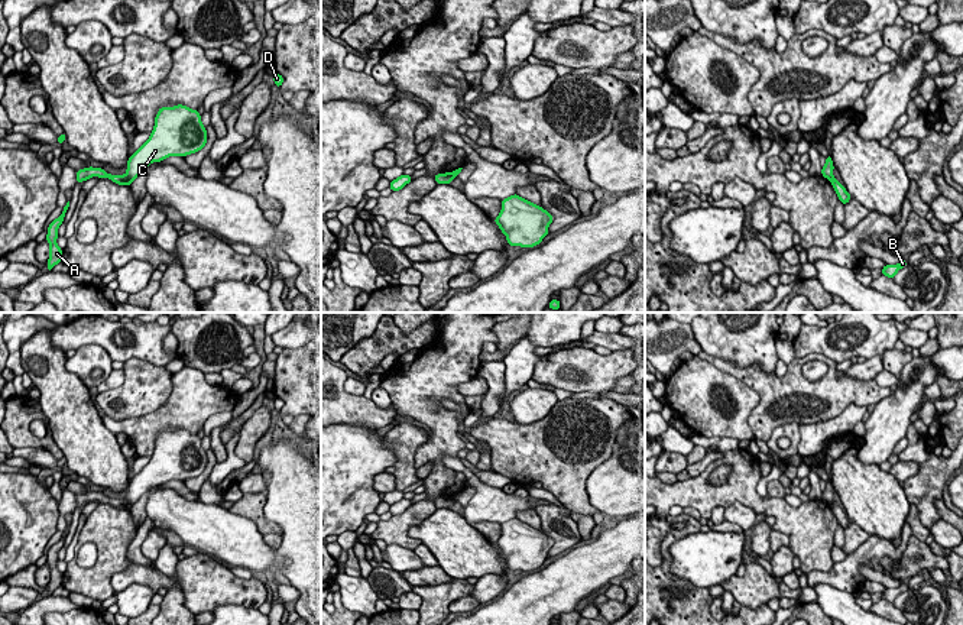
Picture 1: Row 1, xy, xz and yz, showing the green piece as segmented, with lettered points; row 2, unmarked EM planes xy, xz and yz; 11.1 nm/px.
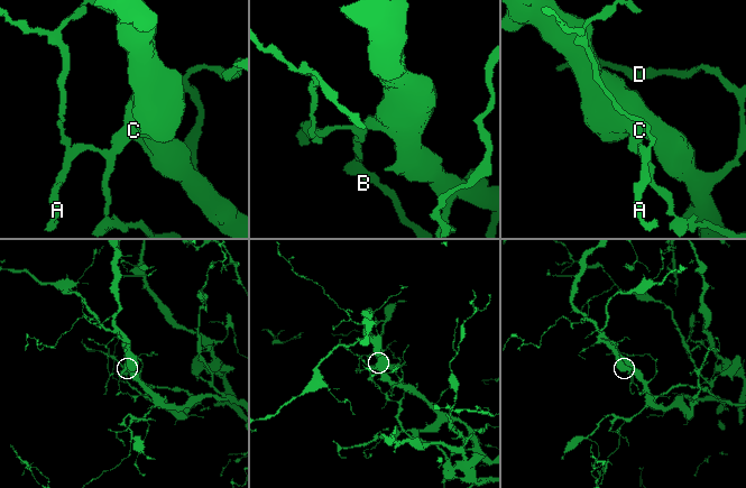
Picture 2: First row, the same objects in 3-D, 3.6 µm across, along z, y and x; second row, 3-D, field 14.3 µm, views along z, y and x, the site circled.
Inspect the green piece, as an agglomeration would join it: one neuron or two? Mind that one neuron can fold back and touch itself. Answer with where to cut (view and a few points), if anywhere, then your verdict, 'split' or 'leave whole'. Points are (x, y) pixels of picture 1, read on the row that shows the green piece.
cut in xy along (125, 175), (132, 181); split

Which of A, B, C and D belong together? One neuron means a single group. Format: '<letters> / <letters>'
A B / C D

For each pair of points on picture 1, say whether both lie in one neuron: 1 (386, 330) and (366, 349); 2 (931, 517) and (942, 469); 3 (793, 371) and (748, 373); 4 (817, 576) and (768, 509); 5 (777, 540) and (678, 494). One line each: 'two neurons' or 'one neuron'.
1: one neuron
2: one neuron
3: one neuron
4: two neurons
5: two neurons

